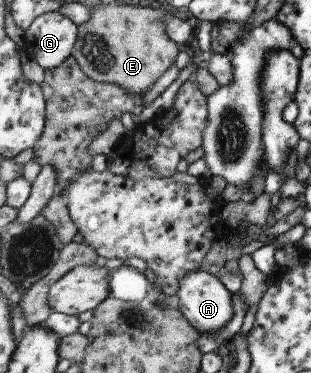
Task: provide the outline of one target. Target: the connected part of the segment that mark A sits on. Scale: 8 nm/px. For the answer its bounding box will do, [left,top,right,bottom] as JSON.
[176,270,234,334]

